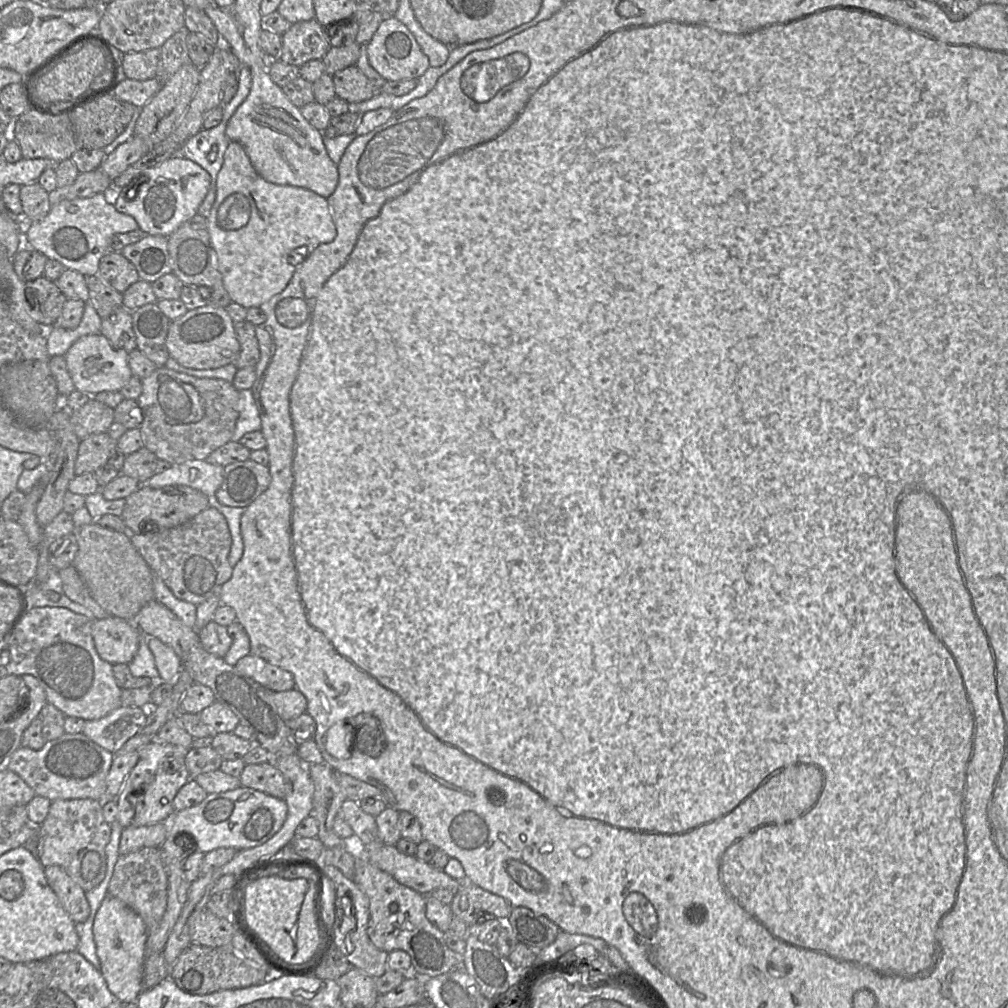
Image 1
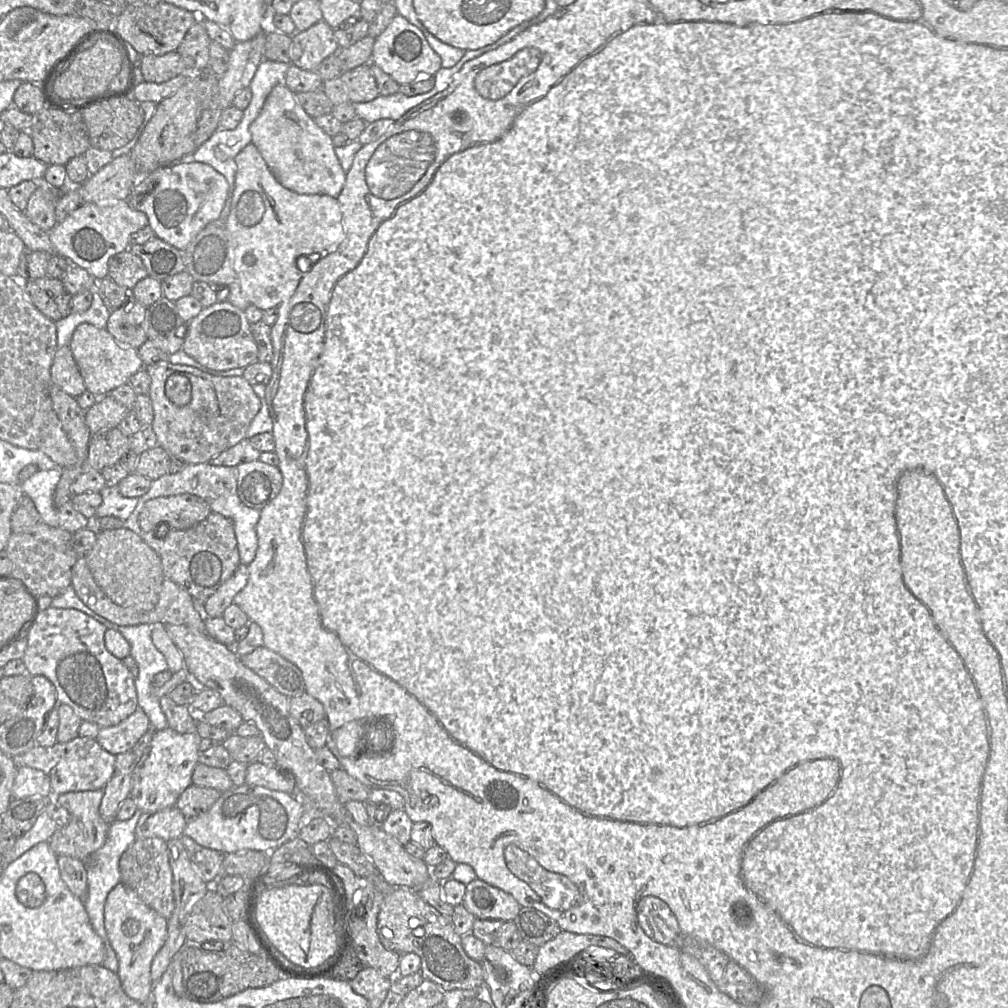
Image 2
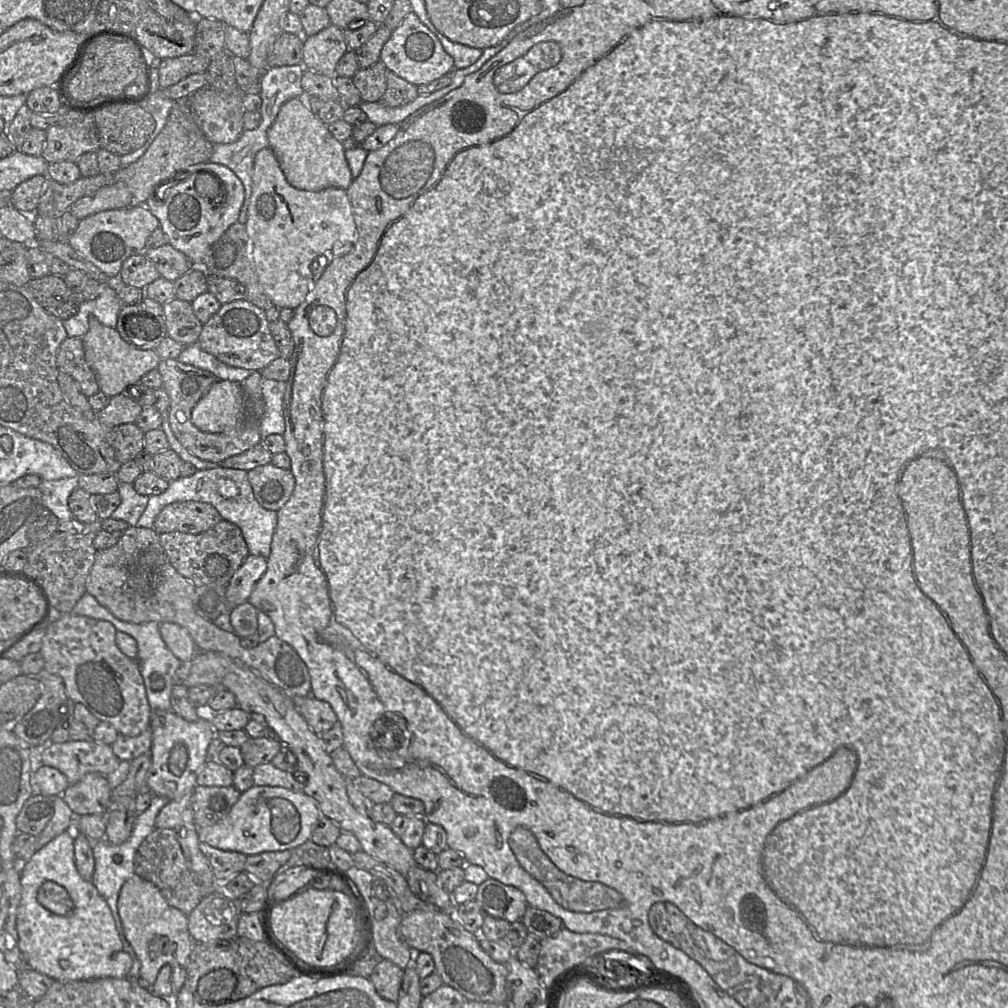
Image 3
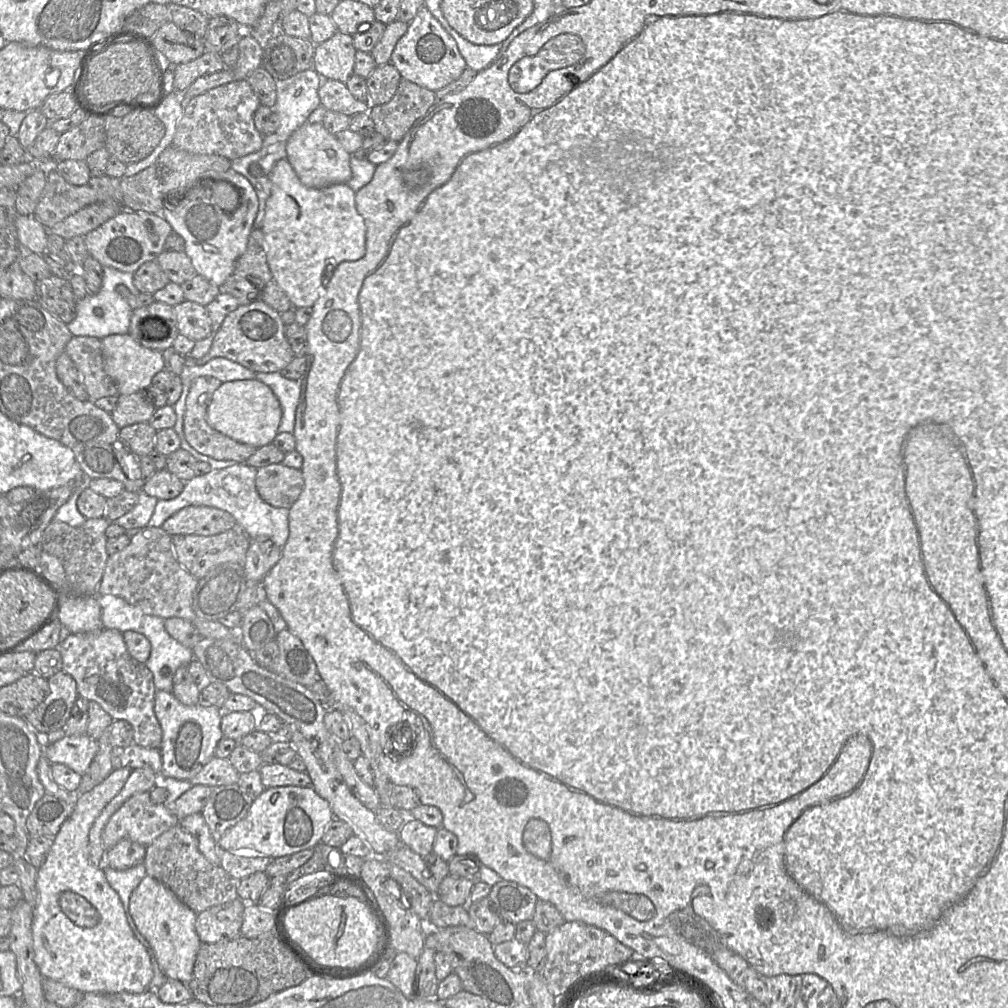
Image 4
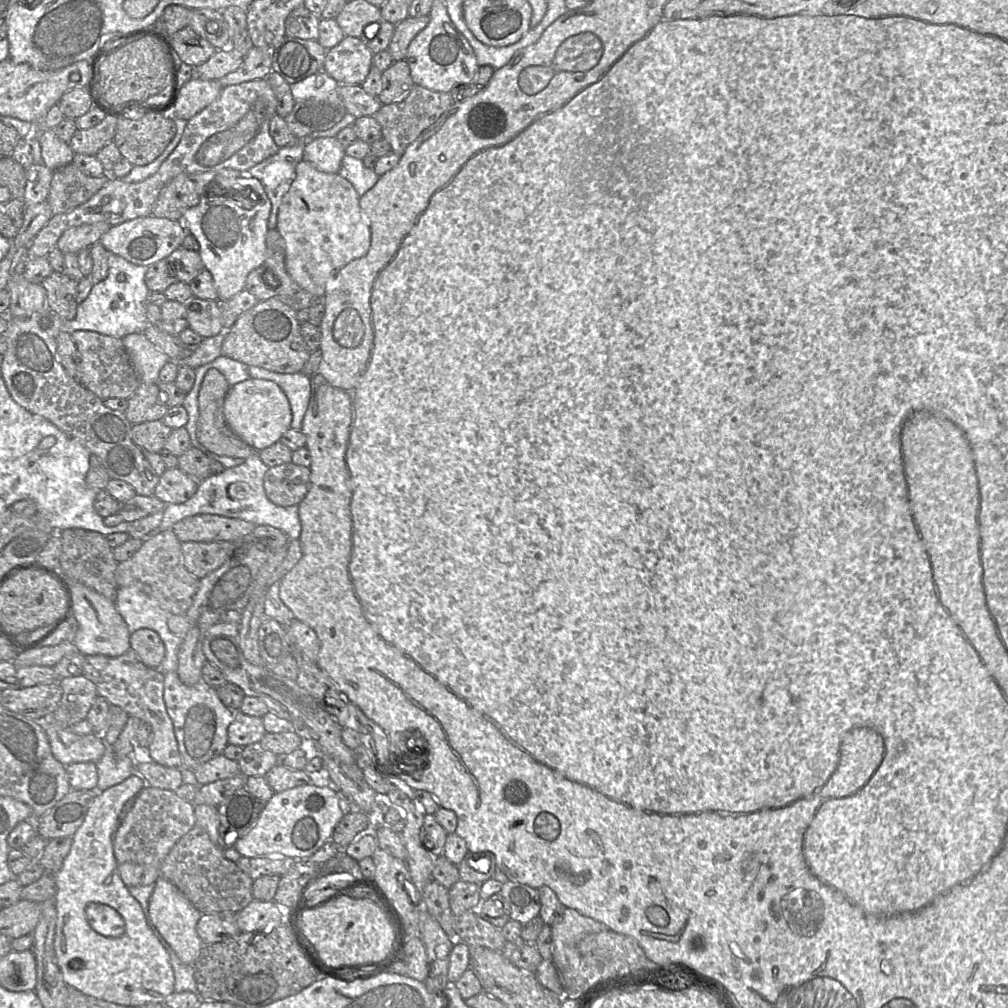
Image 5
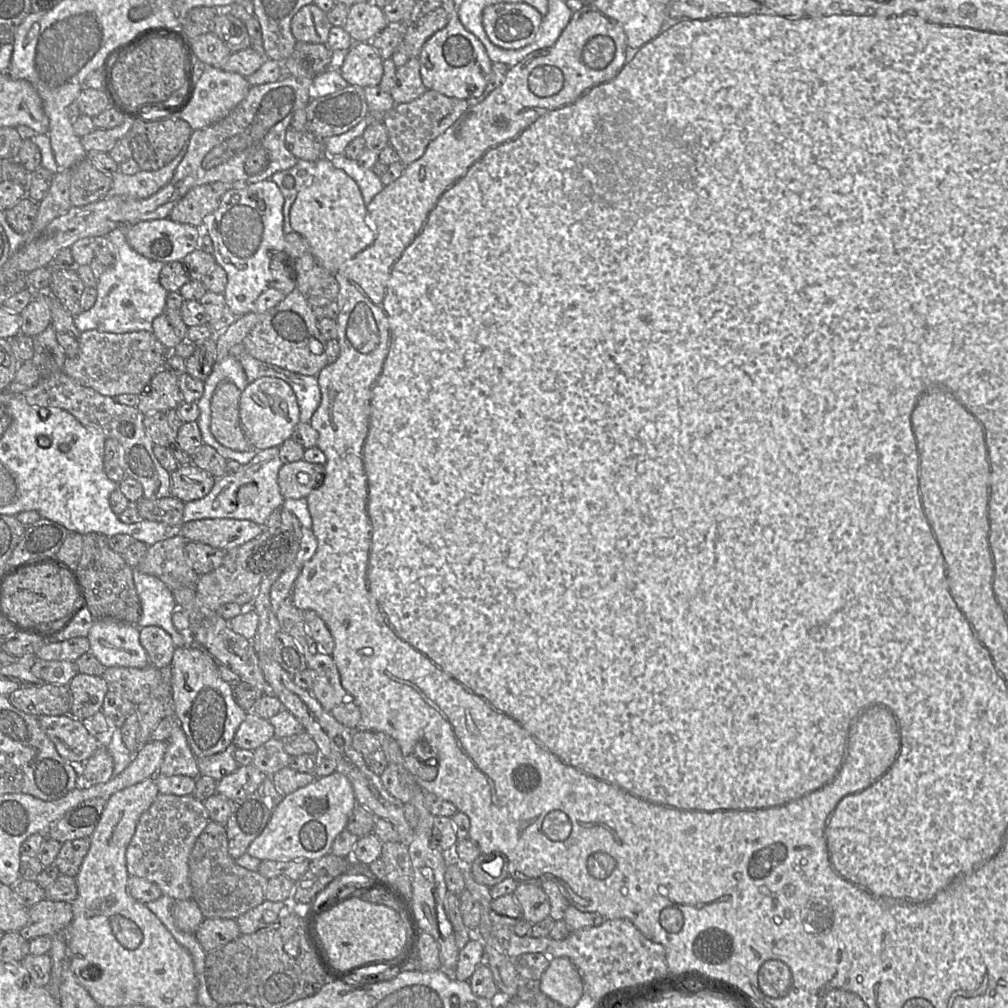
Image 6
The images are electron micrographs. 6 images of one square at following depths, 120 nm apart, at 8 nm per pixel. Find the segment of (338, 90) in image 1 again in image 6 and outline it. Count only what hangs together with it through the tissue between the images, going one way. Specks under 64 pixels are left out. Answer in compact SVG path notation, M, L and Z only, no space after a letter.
M410 58L406 64L396 70L396 83L389 92L395 104L405 104L422 96L428 89L422 82L420 62Z

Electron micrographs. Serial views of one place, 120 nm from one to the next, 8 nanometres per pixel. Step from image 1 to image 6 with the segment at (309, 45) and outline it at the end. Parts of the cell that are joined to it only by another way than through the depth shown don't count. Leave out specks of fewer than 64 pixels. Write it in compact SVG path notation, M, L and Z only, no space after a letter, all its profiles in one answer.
M357 42L337 58L335 67L349 85L370 87L380 83L383 61L370 43Z

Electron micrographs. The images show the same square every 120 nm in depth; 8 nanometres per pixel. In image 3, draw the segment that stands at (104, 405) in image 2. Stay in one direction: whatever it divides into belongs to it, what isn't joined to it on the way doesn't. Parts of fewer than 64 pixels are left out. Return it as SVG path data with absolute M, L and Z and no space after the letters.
M124 394L112 396L109 404L95 412L95 418L105 428L113 428L122 424L135 423L142 407Z

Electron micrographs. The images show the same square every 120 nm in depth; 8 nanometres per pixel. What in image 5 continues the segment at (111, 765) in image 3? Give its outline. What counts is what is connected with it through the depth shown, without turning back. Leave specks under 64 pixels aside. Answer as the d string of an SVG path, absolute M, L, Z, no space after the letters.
M52 721L42 722L41 725L53 756L65 766L82 762L97 763L105 752L106 744L101 734L76 734L71 731L71 726Z

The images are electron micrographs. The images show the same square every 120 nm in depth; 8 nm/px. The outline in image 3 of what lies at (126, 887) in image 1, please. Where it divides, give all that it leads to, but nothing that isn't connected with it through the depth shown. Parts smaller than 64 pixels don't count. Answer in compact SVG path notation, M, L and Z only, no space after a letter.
M155 828L142 841L134 855L134 871L136 875L157 886L167 903L187 916L204 897L216 891L219 884L222 884L213 883L212 886L201 884L183 854L177 839L177 831L174 829Z

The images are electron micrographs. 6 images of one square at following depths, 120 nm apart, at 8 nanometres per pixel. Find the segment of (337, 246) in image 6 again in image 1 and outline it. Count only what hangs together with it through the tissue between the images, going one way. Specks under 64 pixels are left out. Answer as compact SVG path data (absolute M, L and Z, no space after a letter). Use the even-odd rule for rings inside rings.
M233 141L224 153L224 161L217 175L216 197L207 216L207 225L224 288L232 302L245 308L260 308L281 293L290 282L296 266L317 245L330 243L337 235L326 198L305 188L268 182L256 172L244 147ZM291 253L294 253L293 257L300 255L297 265L289 263Z

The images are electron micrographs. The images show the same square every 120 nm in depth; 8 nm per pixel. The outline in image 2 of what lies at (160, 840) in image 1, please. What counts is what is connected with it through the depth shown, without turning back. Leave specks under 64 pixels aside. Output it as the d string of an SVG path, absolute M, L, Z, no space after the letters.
M174 805L157 811L143 813L136 828L136 839L161 838L170 841L183 836L187 820L182 812Z

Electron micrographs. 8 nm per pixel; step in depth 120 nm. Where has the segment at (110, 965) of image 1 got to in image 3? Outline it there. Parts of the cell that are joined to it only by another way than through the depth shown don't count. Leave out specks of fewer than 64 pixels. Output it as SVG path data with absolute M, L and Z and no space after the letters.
M136 874L122 885L118 896L117 907L125 938L132 946L140 962L139 985L143 988L151 989L160 969L164 965L169 965L173 974L173 996L176 996L185 984L189 956L196 944L188 930L188 916L179 909L170 906L157 886Z

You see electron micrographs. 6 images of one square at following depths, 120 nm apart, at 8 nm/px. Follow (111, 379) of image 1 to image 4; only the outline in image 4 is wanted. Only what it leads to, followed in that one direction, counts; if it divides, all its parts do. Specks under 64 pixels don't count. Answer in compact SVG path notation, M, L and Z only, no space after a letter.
M128 333L112 334L101 339L104 369L117 386L119 395L137 393L151 386L155 374L165 368L163 351L146 348Z

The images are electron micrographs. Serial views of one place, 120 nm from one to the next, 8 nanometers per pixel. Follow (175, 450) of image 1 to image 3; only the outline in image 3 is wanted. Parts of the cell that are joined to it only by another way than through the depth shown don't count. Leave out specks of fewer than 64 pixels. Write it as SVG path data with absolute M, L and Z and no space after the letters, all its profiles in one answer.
M177 359L161 360L156 369L162 376L162 388L170 398L168 418L171 430L177 440L193 455L205 461L221 462L260 443L259 422L264 414L264 399L261 389L262 376L259 371L252 371L246 379L240 382L246 396L247 408L247 415L243 422L222 432L210 433L201 431L192 423L191 412L198 401L220 379L211 372L184 364Z

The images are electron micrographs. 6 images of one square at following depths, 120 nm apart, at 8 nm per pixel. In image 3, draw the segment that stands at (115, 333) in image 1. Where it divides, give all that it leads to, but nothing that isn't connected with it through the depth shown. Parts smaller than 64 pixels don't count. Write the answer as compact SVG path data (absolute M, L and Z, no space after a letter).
M148 298L125 305L118 314L115 329L126 342L138 349L154 350L168 337L163 305Z

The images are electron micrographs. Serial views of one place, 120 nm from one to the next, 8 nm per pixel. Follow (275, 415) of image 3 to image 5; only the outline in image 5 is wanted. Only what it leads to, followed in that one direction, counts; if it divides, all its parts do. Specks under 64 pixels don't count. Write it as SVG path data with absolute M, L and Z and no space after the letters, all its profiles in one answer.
M249 366L248 372L251 378L271 380L280 386L290 404L291 429L300 430L310 401L310 376L301 372L280 373L256 366Z

